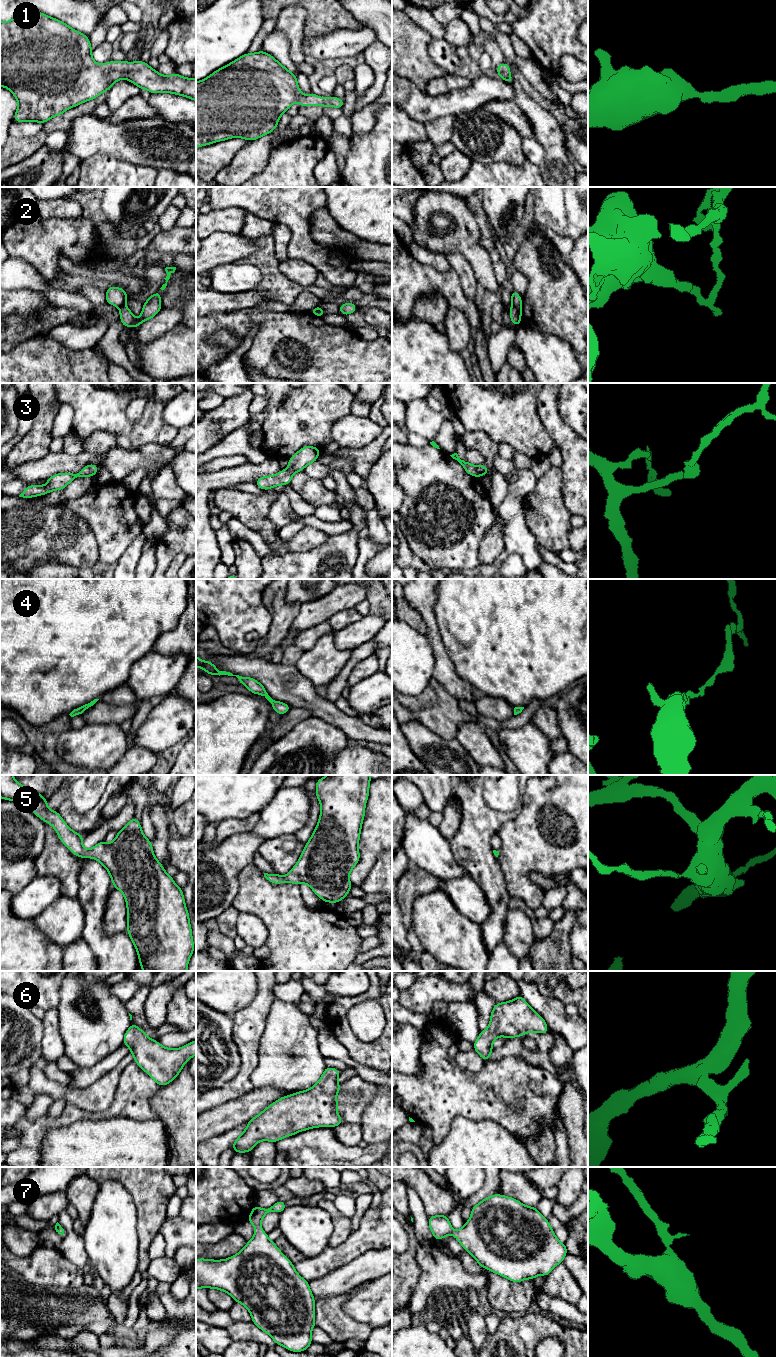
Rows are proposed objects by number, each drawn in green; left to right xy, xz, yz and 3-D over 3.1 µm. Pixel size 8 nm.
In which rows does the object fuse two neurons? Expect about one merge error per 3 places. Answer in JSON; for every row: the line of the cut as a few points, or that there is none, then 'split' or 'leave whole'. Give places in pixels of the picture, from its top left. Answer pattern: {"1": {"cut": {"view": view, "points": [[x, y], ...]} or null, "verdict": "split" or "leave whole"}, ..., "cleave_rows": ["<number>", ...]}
{"1": {"cut": null, "verdict": "leave whole"}, "2": {"cut": {"view": "yz", "points": [[512, 305], [520, 306]]}, "verdict": "split"}, "3": {"cut": null, "verdict": "leave whole"}, "4": {"cut": null, "verdict": "leave whole"}, "5": {"cut": null, "verdict": "leave whole"}, "6": {"cut": null, "verdict": "leave whole"}, "7": {"cut": null, "verdict": "leave whole"}, "cleave_rows": ["2"]}

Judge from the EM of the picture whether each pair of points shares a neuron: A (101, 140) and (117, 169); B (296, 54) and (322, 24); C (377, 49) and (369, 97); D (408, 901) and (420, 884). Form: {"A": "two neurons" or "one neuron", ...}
{"A": "two neurons", "B": "two neurons", "C": "one neuron", "D": "one neuron"}

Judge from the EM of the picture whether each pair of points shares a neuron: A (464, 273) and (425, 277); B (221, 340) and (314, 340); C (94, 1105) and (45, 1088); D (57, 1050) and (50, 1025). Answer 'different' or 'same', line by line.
A: different
B: different
C: same
D: same

